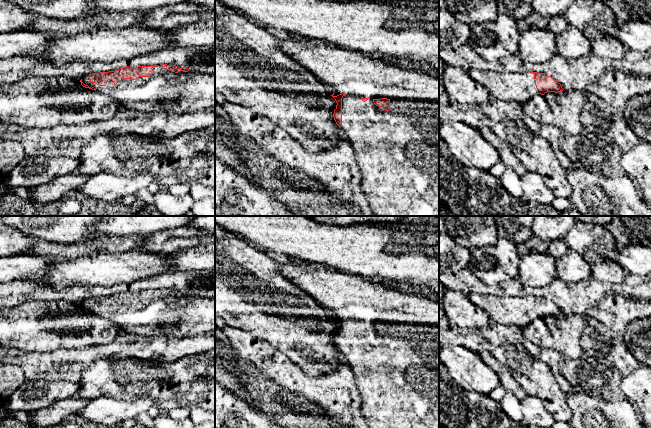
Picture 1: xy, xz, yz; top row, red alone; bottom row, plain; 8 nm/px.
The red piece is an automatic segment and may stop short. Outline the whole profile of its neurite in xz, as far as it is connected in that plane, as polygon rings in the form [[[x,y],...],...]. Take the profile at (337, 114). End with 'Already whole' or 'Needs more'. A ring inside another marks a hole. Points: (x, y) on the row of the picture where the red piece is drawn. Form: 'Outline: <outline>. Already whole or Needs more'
Outline: [[[290,33],[284,39],[277,39],[282,50],[292,59],[306,67],[323,84],[340,92],[337,96],[334,93],[331,95],[337,103],[333,117],[353,148],[361,172],[361,188],[366,195],[374,216],[439,216],[439,78],[432,77],[421,71],[403,69],[393,64],[386,64],[377,57],[372,57],[360,51],[313,40],[294,33]]]. Needs more

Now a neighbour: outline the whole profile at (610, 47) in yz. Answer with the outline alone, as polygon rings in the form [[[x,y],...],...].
[[[605,36],[591,40],[591,52],[593,55],[620,60],[624,57],[624,45],[614,36]]]

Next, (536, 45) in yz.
[[[528,28],[521,32],[517,56],[524,62],[544,63],[558,54],[555,34],[548,29]]]

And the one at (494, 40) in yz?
[[[499,14],[494,21],[479,23],[471,27],[469,45],[487,61],[500,60],[518,51],[521,32],[516,20]]]

